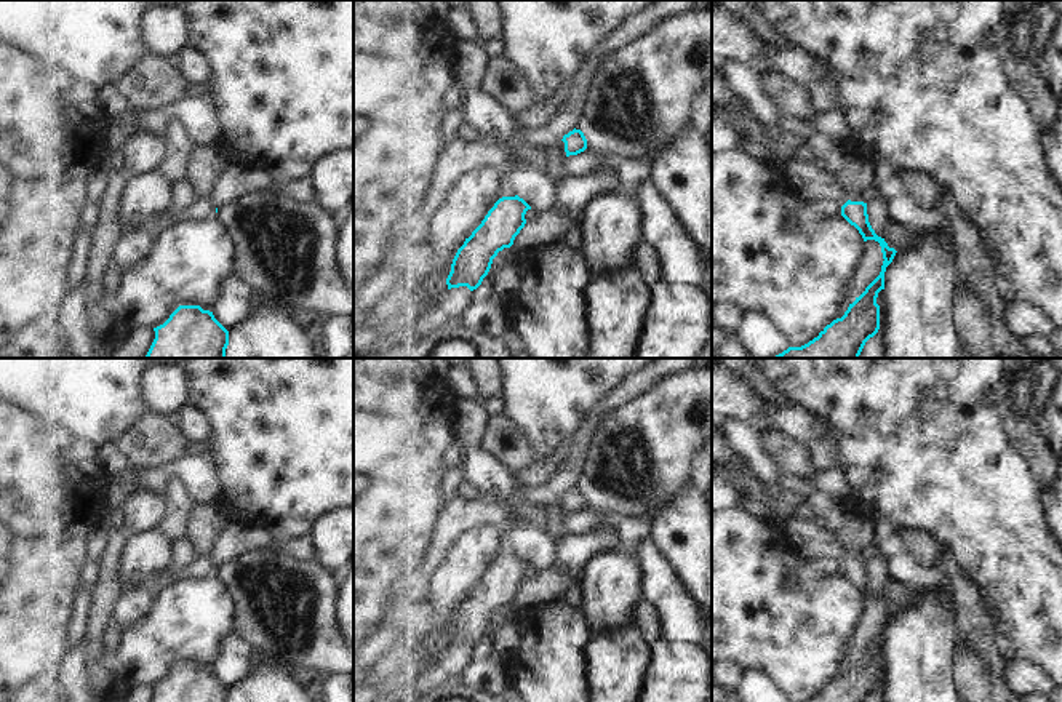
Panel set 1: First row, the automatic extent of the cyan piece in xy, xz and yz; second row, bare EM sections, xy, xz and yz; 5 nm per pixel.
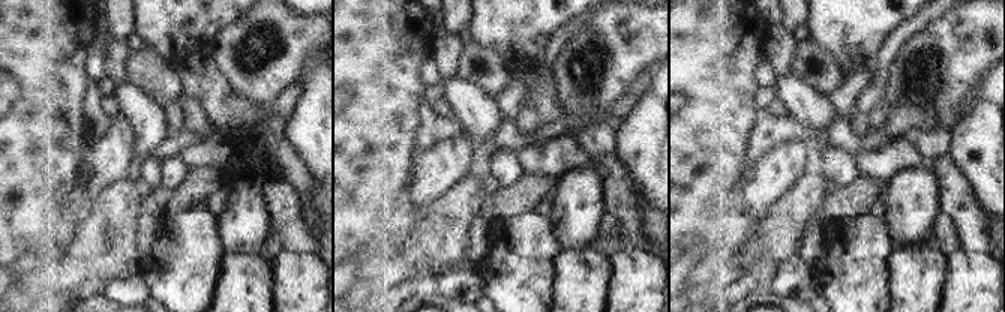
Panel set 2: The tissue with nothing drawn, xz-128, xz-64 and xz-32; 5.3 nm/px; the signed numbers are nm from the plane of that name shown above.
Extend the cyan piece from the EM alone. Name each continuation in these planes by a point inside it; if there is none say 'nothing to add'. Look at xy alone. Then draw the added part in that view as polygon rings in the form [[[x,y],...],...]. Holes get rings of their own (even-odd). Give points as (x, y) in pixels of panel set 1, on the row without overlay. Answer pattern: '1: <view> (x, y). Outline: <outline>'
nothing to add.

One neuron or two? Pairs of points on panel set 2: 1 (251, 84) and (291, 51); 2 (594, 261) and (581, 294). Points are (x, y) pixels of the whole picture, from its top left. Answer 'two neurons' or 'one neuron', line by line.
1: one neuron
2: one neuron

